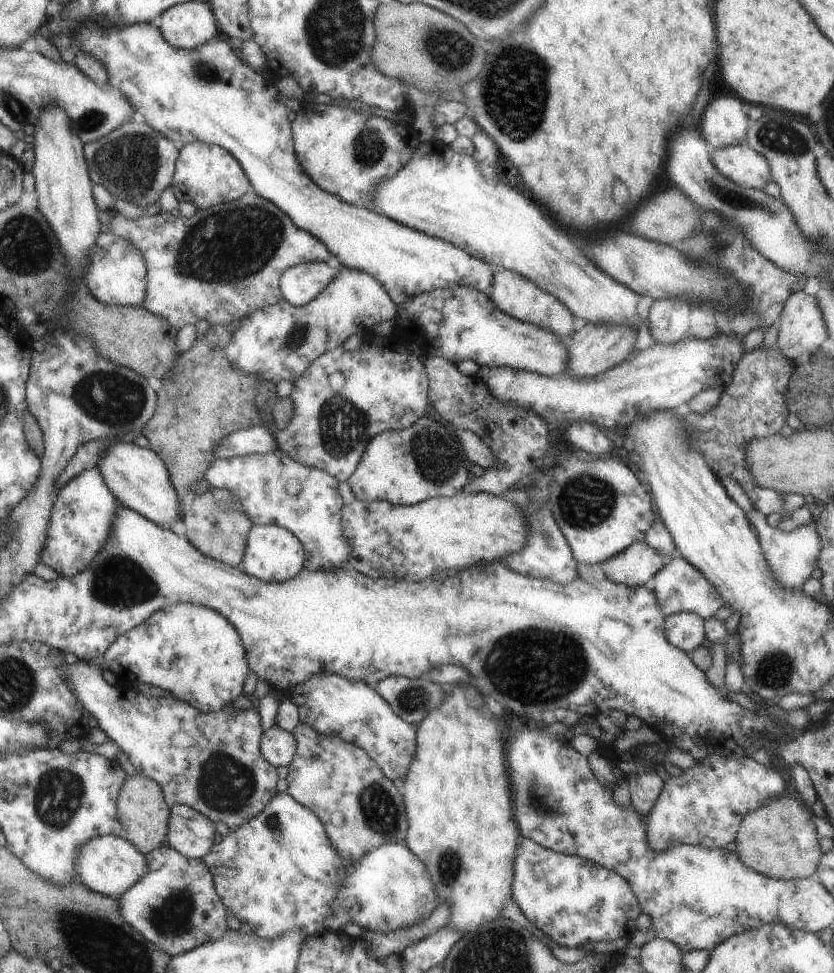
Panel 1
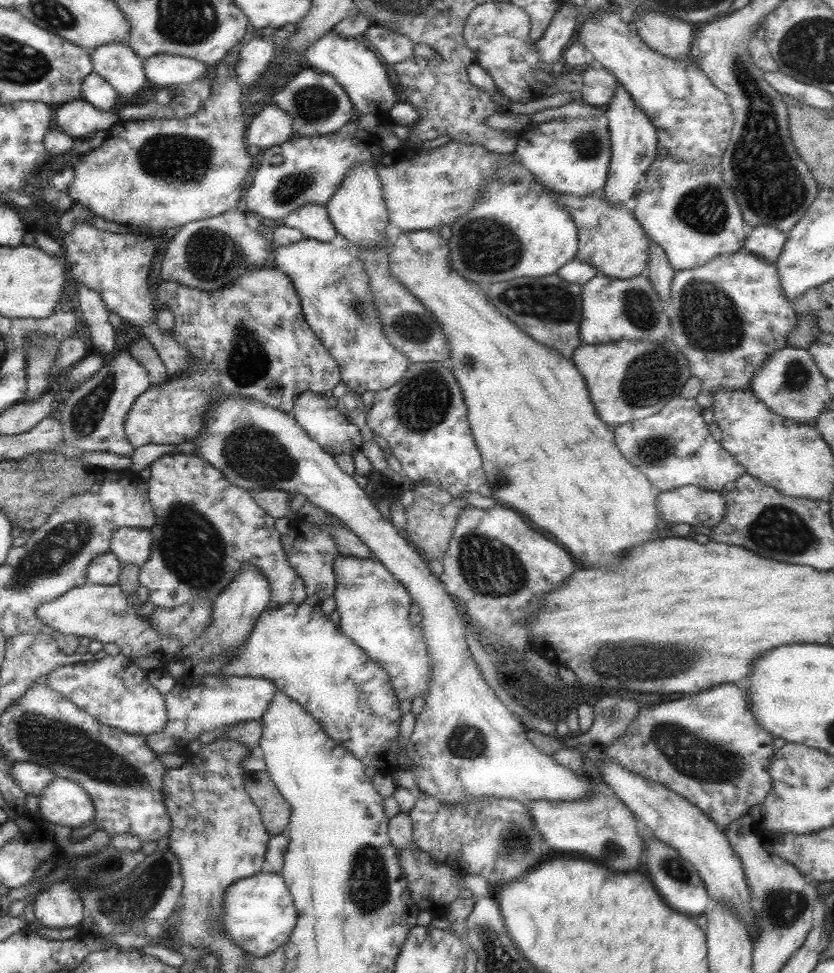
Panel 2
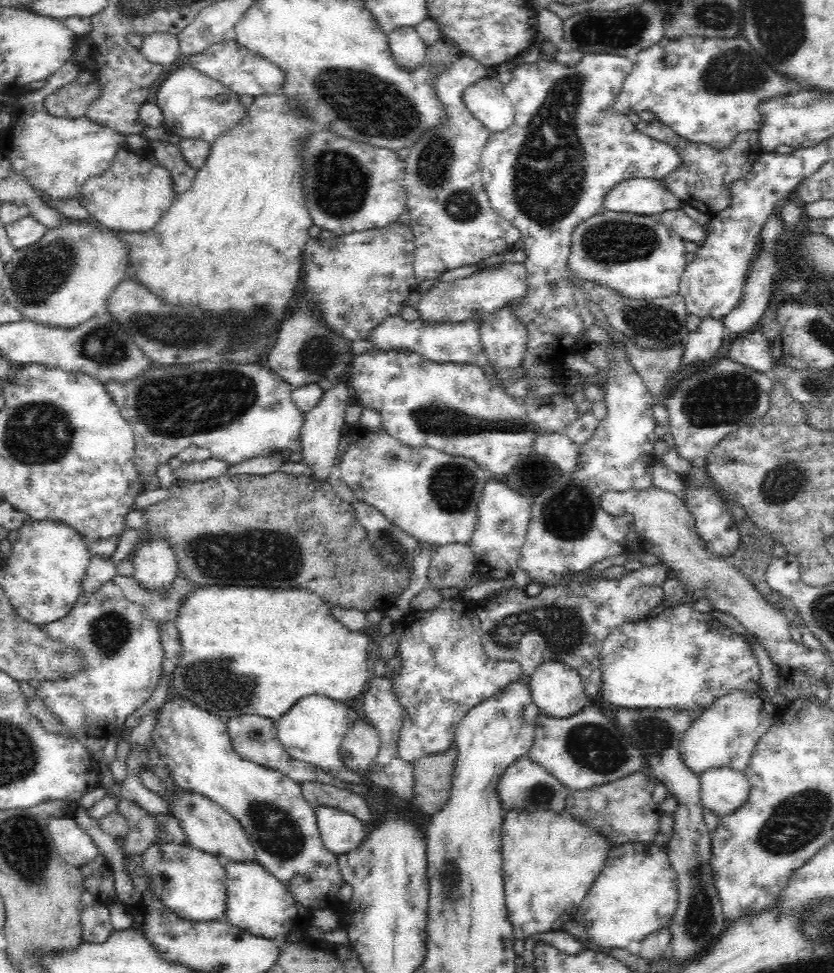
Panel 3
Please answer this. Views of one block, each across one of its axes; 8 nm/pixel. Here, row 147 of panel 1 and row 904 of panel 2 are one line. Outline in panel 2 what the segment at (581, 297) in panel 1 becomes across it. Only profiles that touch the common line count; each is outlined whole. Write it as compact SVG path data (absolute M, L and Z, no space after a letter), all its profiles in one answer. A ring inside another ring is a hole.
M415 847L397 848L397 859L399 859L399 865L403 869L403 877L406 881L410 899L419 910L427 910L431 916L437 917L441 912L443 914L447 912L451 902L461 898L458 891L462 887L462 874L457 872L460 880L455 880L457 870L435 862L427 853Z

